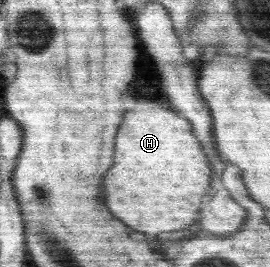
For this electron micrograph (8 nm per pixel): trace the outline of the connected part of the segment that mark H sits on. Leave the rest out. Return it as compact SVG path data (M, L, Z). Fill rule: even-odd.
M138 97L137 106L135 106L133 110L129 110L129 112L125 112L123 122L121 122L119 127L119 132L117 132L117 136L115 136L115 158L113 158L111 170L109 170L109 172L105 171L105 178L103 178L103 190L105 190L105 192L102 192L102 194L105 194L105 204L109 206L109 212L111 212L114 218L119 218L119 220L123 221L129 228L145 233L153 240L158 239L164 233L172 233L173 231L183 230L187 227L194 228L194 230L197 229L201 205L213 194L213 191L211 191L213 172L208 163L210 160L207 160L206 154L201 148L201 144L197 142L197 138L191 134L191 128L192 124L189 124L189 120L174 113L166 104L148 100L147 98L143 99L142 97Z

